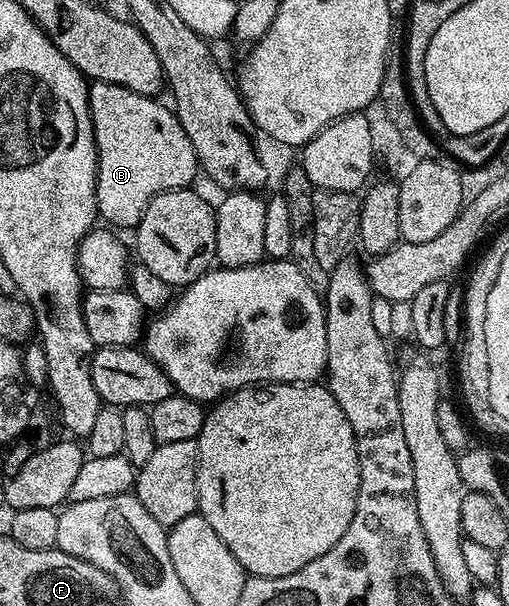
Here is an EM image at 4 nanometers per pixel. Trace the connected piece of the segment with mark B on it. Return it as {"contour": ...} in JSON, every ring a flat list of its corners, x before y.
{"contour":[[89,82,89,111,91,112,91,124,93,125,95,148,97,149,97,212,100,221,110,227,129,226,129,228,136,228,141,223,141,217,147,208,147,204,151,204,151,200,155,200,155,196,159,196,168,190,183,190,192,187,194,185,193,177,199,174,195,148,191,144,187,132,183,132,183,124,179,124,176,113,168,105,165,107,163,103,157,101,159,100,156,97,140,95,139,92,133,92,130,88,121,87,119,84]]}

